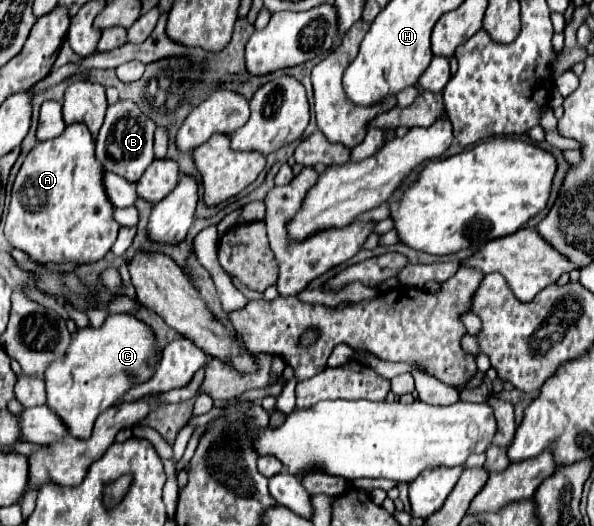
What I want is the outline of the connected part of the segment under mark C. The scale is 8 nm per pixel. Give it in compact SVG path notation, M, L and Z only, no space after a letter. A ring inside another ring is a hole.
M112 314L104 320L104 324L100 328L86 326L86 328L78 330L78 334L74 336L74 340L66 352L66 358L48 366L48 370L46 370L46 392L48 392L46 404L64 420L64 424L68 426L68 430L74 438L86 440L92 434L92 426L94 426L96 418L106 408L110 408L116 400L120 400L130 388L150 380L150 376L154 374L154 368L158 368L158 362L154 362L154 364L150 362L152 358L160 358L160 348L158 348L154 330L146 322L134 318L132 314Z

